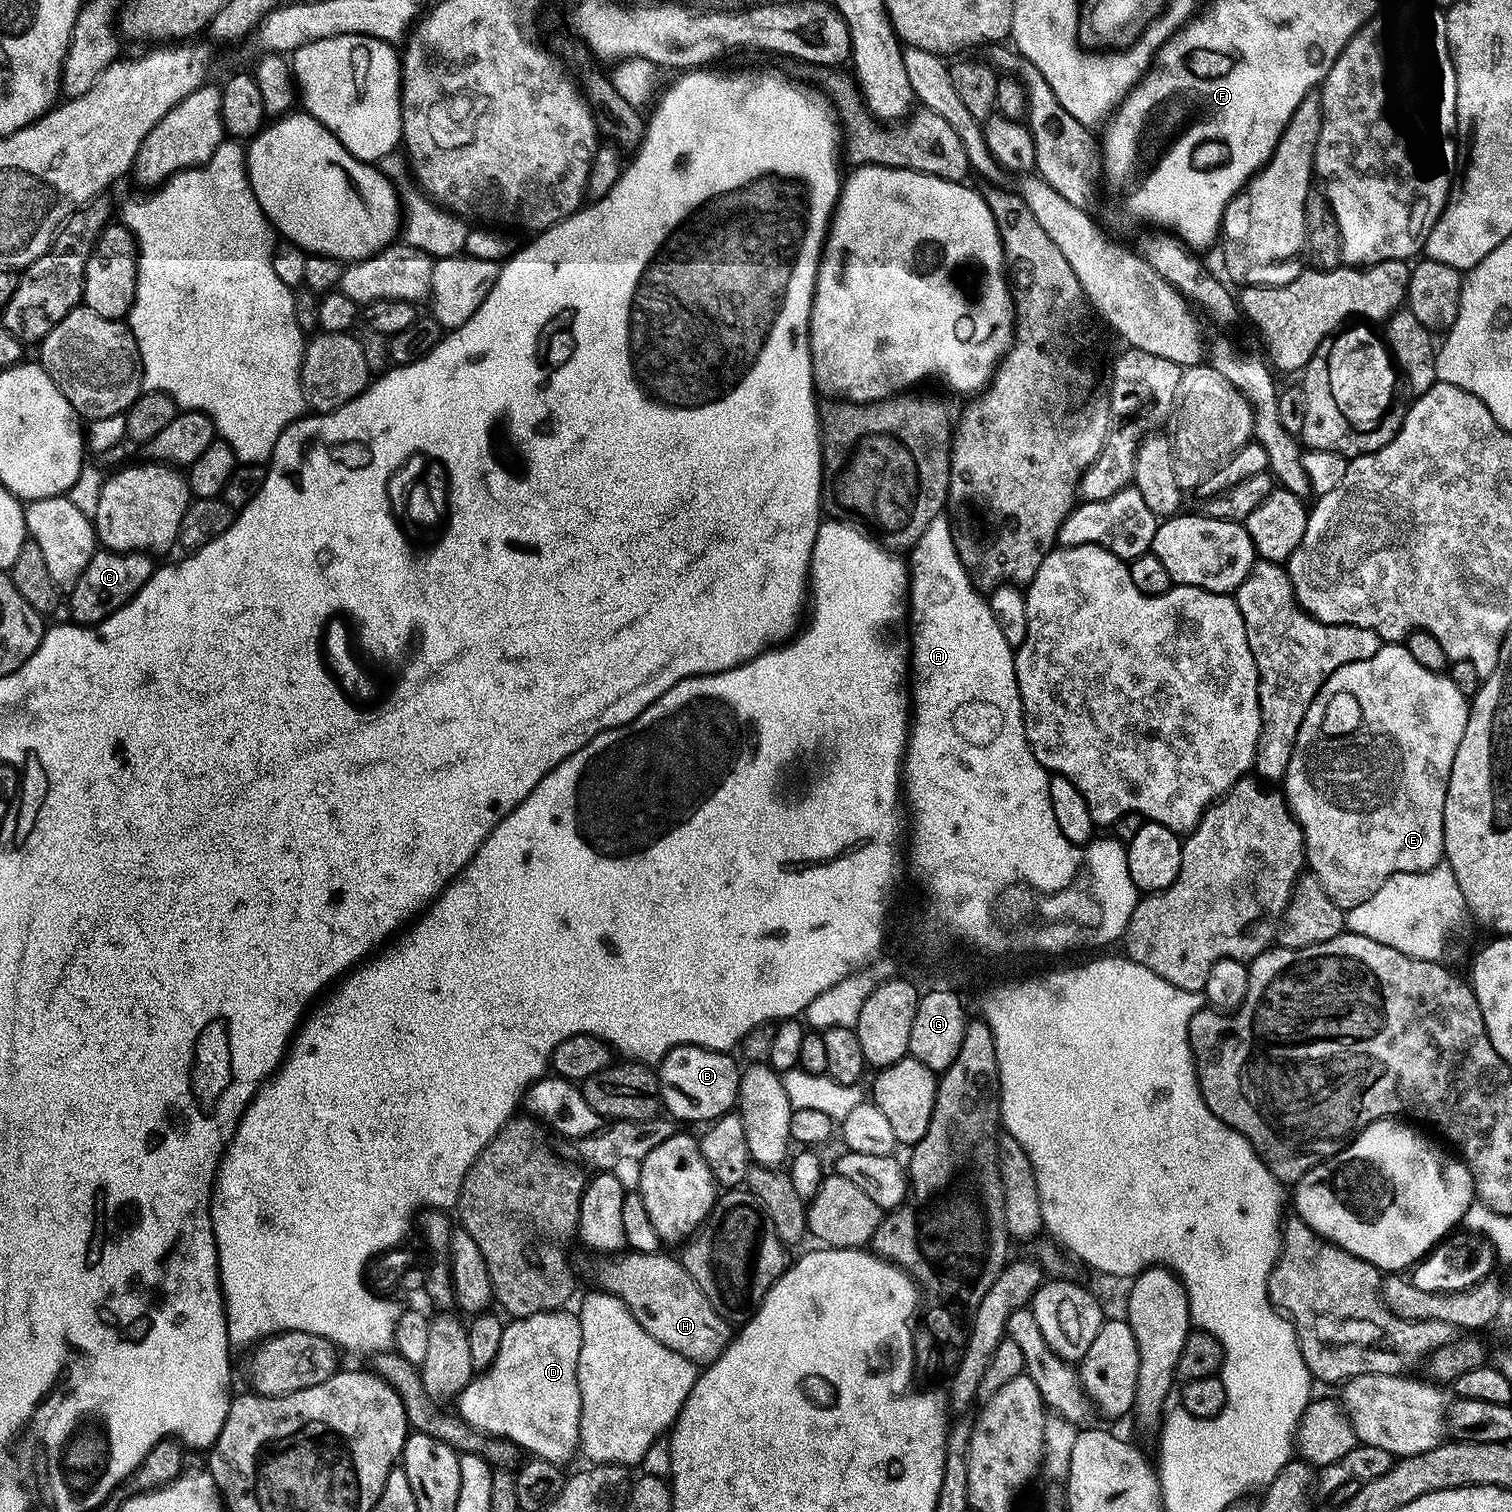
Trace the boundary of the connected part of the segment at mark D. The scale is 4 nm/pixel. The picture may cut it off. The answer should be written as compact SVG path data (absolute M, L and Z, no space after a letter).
M568 1311L539 1312L538 1314L509 1319L504 1325L502 1346L498 1346L498 1354L494 1358L494 1362L489 1368L473 1375L472 1381L460 1391L458 1397L458 1403L460 1403L458 1416L467 1427L485 1432L487 1436L499 1436L501 1440L509 1440L517 1449L525 1448L528 1454L533 1457L561 1466L567 1465L567 1460L580 1448L580 1411L582 1410L580 1391L578 1390L578 1354L582 1350L582 1326L579 1315L575 1311Z

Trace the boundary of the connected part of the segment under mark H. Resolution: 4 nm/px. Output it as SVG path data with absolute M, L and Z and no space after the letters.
M625 1250L619 1254L609 1255L605 1259L608 1261L596 1272L596 1280L600 1283L597 1285L610 1295L617 1296L624 1303L624 1307L630 1310L630 1314L634 1314L634 1318L642 1326L642 1330L646 1330L646 1334L650 1334L650 1338L658 1338L658 1342L662 1342L662 1346L682 1354L682 1358L686 1358L692 1364L710 1365L728 1349L728 1341L734 1335L733 1329L728 1329L728 1324L724 1321L727 1319L719 1308L715 1308L709 1302L706 1294L702 1294L698 1282L694 1282L694 1278L690 1278L683 1263L677 1257L675 1260L674 1257L667 1256L666 1252L664 1250L658 1252Z

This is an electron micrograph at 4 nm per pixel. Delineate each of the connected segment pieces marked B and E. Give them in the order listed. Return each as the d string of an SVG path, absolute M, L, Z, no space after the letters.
M683 1044L677 1048L671 1048L664 1055L664 1059L658 1065L660 1077L660 1103L663 1111L677 1122L683 1120L704 1120L711 1122L719 1116L727 1116L737 1107L740 1095L741 1065L736 1065L735 1055L727 1052L715 1052L702 1046L690 1046Z
M1400 642L1381 643L1378 654L1374 658L1366 658L1358 662L1350 662L1330 678L1318 690L1318 694L1310 702L1306 710L1306 718L1296 735L1294 750L1290 754L1290 766L1282 781L1282 795L1288 801L1288 809L1300 823L1304 835L1304 859L1311 875L1326 890L1328 897L1339 908L1345 910L1366 902L1379 888L1388 881L1389 876L1399 872L1425 872L1441 863L1444 855L1444 807L1446 806L1446 790L1450 770L1454 766L1454 754L1458 754L1458 742L1462 742L1462 734L1468 721L1469 697L1444 672L1426 670L1426 666L1411 656L1410 650Z

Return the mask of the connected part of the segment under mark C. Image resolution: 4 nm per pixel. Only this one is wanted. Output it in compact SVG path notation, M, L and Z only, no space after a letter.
M98 550L86 562L86 570L78 574L78 582L67 593L68 612L73 621L85 626L101 624L108 616L113 616L122 605L146 586L154 571L153 557L146 552L110 552Z

